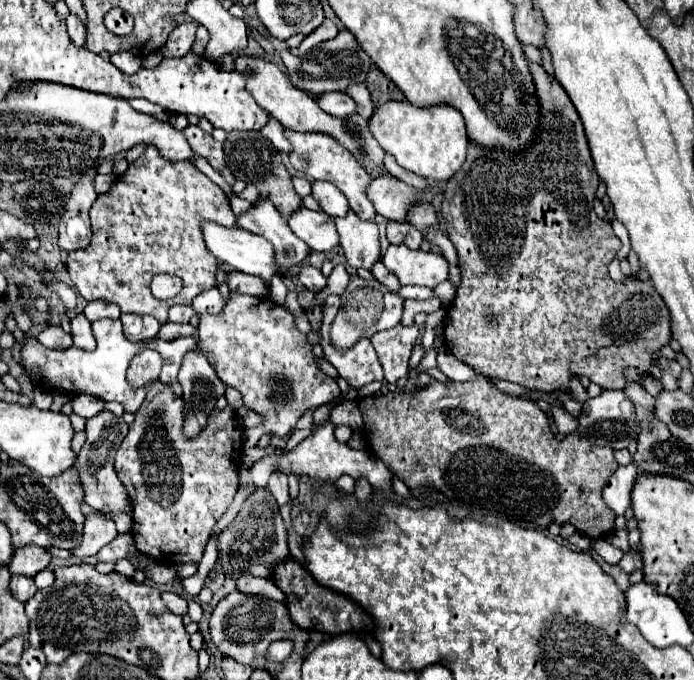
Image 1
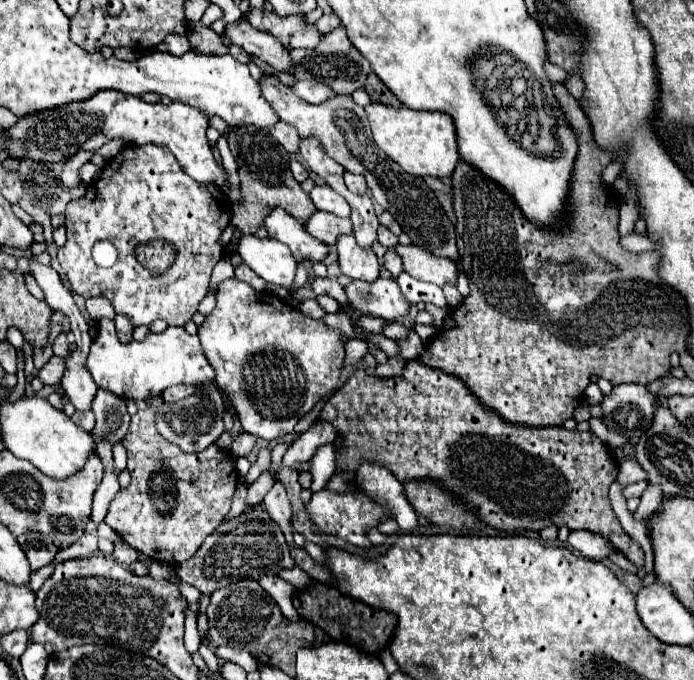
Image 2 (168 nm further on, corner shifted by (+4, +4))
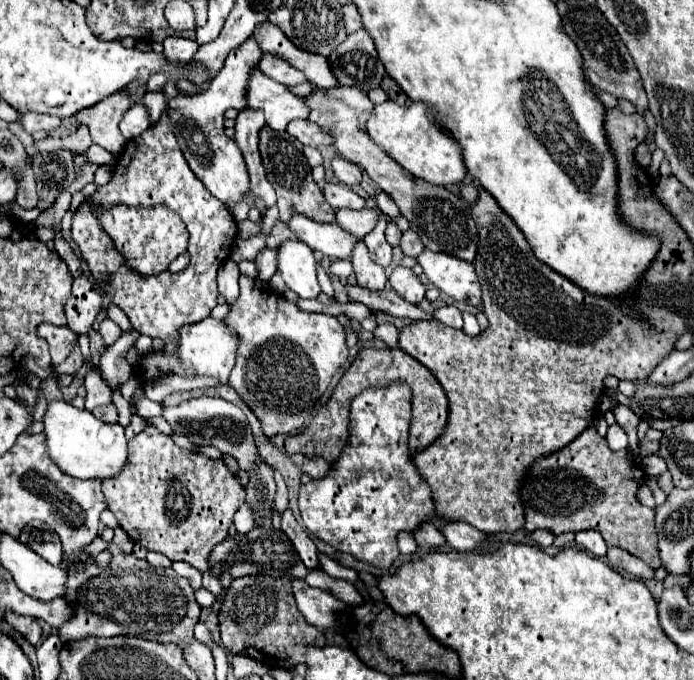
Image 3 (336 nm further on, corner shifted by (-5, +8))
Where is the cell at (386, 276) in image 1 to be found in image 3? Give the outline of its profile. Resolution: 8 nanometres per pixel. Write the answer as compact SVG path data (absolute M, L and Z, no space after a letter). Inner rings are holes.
M411 229L403 233L399 247L401 247L403 255L407 255L407 257L419 257L419 253L425 249L425 245L423 245L421 239L417 237L417 233L413 233Z

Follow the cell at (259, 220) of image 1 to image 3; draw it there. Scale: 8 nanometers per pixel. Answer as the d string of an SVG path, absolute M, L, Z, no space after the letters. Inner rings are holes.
M293 215L287 227L299 237L299 241L307 243L313 251L319 251L331 261L347 259L357 243L353 235L343 233L343 229L335 223L317 223L305 215Z

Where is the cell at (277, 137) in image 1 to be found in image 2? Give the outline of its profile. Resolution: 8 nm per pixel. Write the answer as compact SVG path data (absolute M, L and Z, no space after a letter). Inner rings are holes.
M278 121L272 129L270 135L288 151L288 153L298 153L298 145L300 145L300 137L296 133L296 129L284 121Z

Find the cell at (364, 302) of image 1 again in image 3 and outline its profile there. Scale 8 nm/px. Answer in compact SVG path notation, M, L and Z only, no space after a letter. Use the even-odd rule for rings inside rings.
M397 267L393 271L393 275L389 277L389 283L391 283L391 289L395 293L399 293L405 301L413 303L413 305L419 305L425 297L425 287L421 285L421 281L413 275L411 269L405 269L405 267Z

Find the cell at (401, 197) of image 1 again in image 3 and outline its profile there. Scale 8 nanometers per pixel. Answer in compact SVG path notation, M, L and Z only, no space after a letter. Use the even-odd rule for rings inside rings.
M335 157L331 165L333 165L333 171L341 183L345 183L345 185L359 185L361 183L363 173L357 165L353 165L341 157Z

